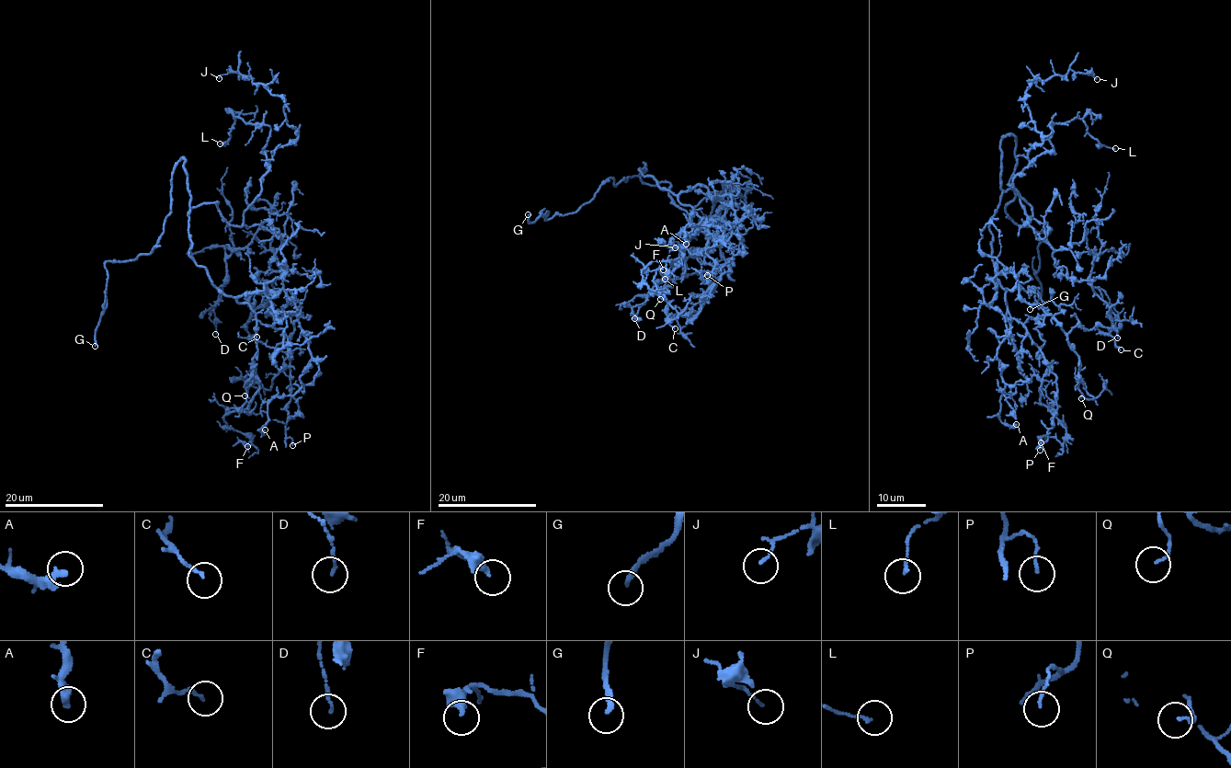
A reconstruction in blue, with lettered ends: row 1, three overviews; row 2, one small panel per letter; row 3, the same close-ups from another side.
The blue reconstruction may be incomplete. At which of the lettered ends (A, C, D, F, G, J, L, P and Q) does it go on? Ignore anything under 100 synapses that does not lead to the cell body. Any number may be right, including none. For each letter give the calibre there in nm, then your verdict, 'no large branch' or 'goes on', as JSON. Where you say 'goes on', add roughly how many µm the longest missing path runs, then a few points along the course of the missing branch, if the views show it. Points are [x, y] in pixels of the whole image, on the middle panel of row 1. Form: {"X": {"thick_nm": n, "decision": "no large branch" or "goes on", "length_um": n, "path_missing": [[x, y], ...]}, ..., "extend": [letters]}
{"A": {"thick_nm": 380, "decision": "no large branch"}, "C": {"thick_nm": 120, "decision": "no large branch"}, "D": {"thick_nm": 100, "decision": "no large branch"}, "F": {"thick_nm": 260, "decision": "no large branch"}, "G": {"thick_nm": 220, "decision": "goes on", "length_um": 80, "path_missing": [[528, 214], [536, 189], [519, 192], [488, 212], [479, 188], [487, 145], [476, 146], [463, 137], [461, 146]]}, "J": {"thick_nm": 110, "decision": "no large branch"}, "L": {"thick_nm": 120, "decision": "no large branch"}, "P": {"thick_nm": 110, "decision": "no large branch"}, "Q": {"thick_nm": 100, "decision": "no large branch"}, "extend": ["G"]}

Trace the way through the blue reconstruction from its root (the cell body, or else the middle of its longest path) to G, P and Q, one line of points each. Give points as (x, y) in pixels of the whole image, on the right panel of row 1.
G: (997, 208), (1000, 141), (1012, 135), (1014, 198), (1005, 213), (1050, 232), (1038, 246), (1041, 296), (1030, 309)
P: (997, 208), (989, 230), (997, 278), (1006, 290), (1006, 310), (1024, 326), (1056, 378), (1056, 414), (1040, 450)
Q: (997, 208), (999, 281), (986, 280), (1011, 271), (1053, 316), (1093, 398), (1079, 382), (1081, 398)

